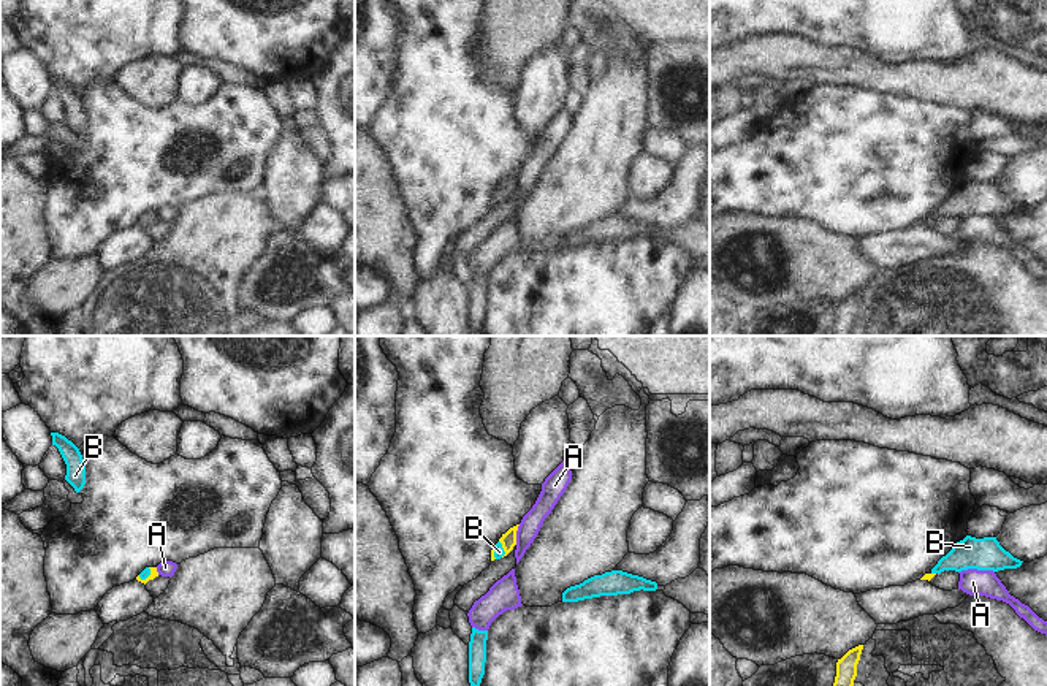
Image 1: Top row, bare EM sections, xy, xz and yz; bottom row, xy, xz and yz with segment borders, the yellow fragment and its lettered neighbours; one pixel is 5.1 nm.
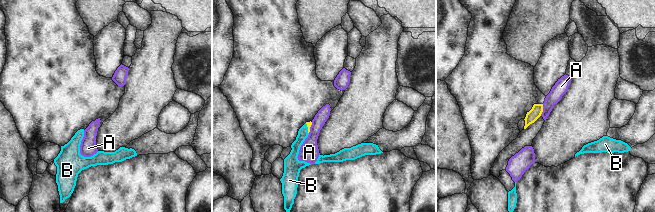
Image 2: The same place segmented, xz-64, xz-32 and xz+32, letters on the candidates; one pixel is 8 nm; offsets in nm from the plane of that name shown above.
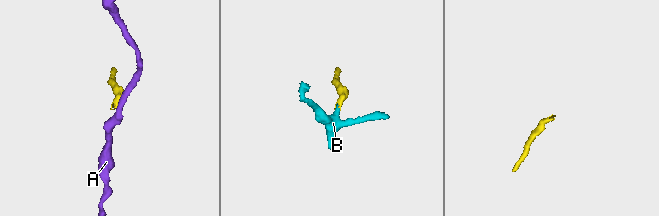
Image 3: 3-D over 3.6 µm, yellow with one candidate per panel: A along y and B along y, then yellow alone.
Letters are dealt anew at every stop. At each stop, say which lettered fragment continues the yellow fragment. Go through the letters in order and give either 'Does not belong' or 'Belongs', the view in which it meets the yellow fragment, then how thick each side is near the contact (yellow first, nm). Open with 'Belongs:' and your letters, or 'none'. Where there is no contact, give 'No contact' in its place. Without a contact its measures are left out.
Belongs: B
A: Does not belong. Touches yellow in xz. Thickness 80 nm (yellow) against 110 nm
B: Belongs. Touches yellow in xy. Thickness 40 nm (yellow) against 50 nm.

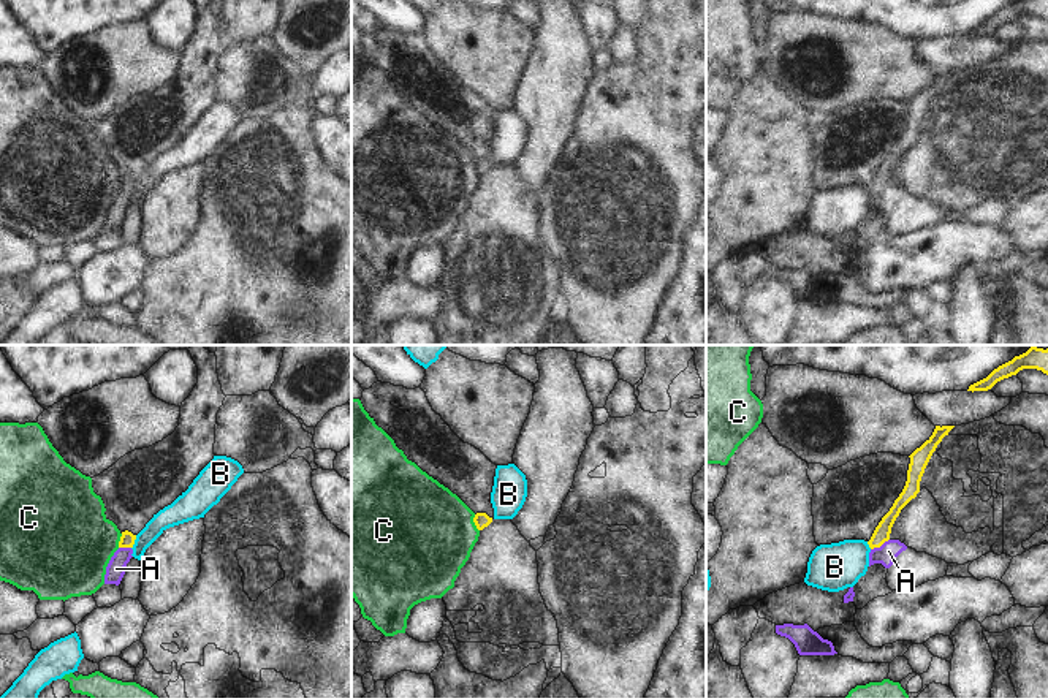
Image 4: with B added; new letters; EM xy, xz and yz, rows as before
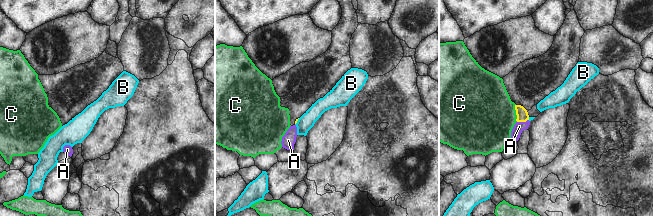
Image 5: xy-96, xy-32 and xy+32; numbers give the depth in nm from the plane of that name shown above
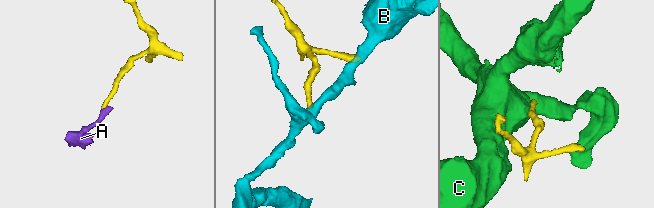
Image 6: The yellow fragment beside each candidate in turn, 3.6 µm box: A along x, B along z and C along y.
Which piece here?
Belongs: A
A: Belongs. Touches yellow in yz. Thickness 80 nm (yellow) against 100 nm
B: Does not belong. Touches yellow in xy. Thickness 80 nm (yellow) against 110 nm
C: Does not belong. Touches yellow in xz. Thickness 80 nm (yellow) against 480 nm.

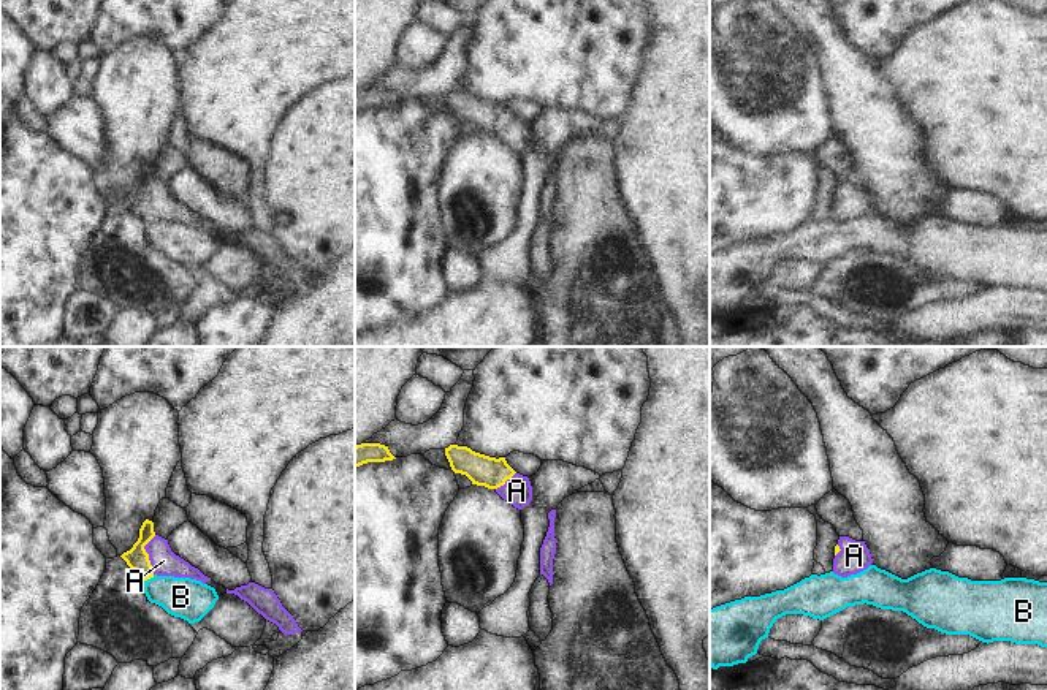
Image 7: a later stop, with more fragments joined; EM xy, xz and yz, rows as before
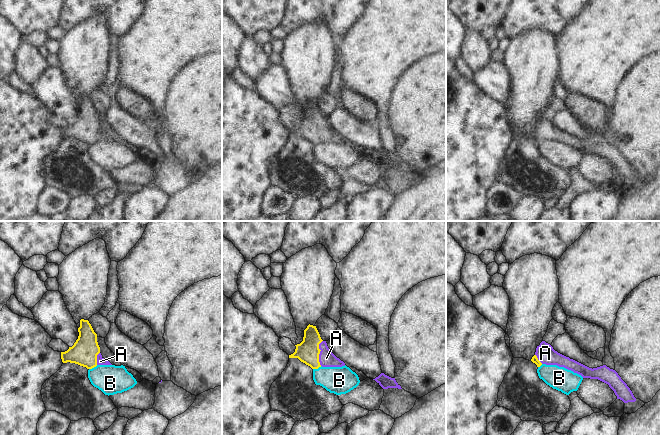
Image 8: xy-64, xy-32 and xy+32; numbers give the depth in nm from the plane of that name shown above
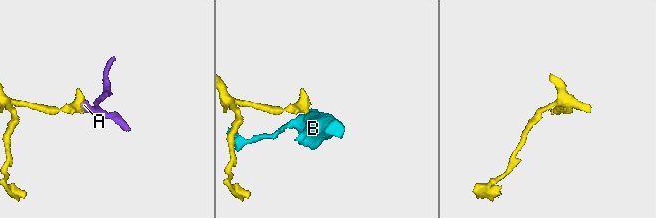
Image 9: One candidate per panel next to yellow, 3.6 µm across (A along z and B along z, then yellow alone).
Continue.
Belongs: A
A: Belongs. Touches yellow in xy. Thickness 110 nm (yellow) against 140 nm
B: Does not belong. Touches yellow in xy. Thickness 110 nm (yellow) against 200 nm.

